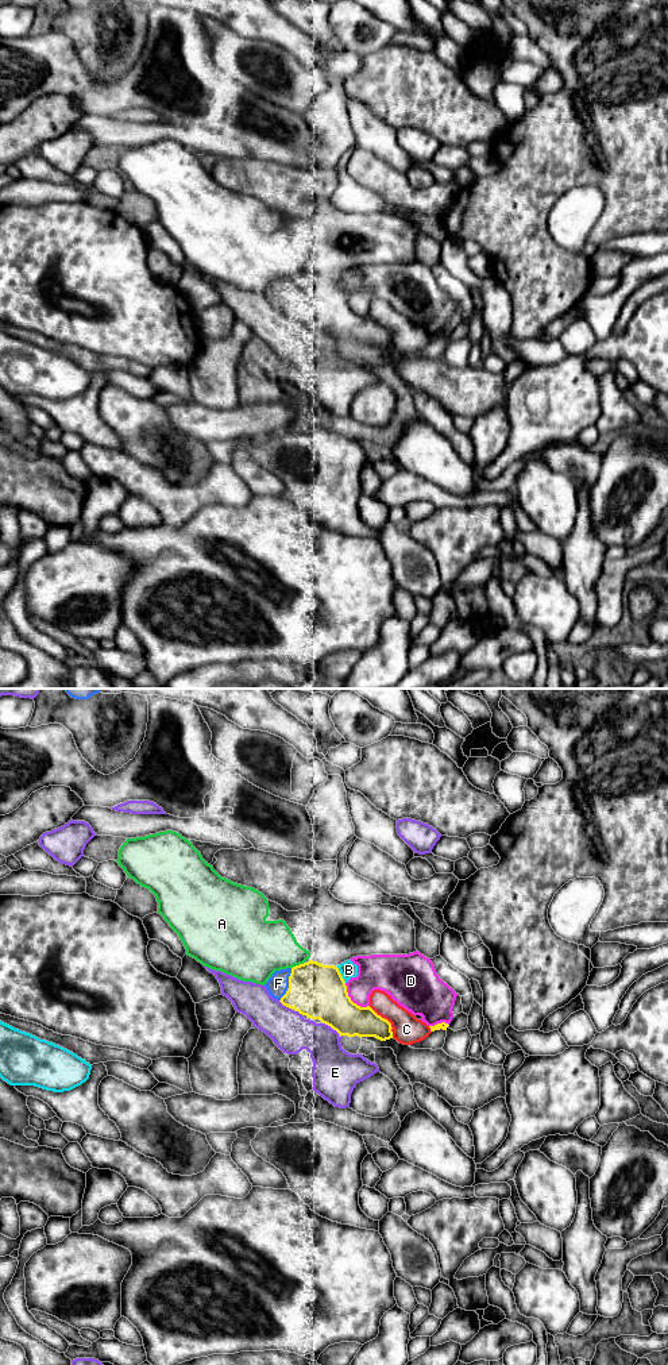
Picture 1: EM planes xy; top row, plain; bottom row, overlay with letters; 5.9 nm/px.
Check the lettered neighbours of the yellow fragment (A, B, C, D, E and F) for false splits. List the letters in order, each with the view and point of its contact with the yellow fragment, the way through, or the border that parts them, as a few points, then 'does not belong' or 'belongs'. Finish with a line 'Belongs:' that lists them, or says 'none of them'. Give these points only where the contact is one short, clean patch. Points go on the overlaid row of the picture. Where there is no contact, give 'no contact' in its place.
A: contact xy (297, 966); does not belong
B: contact xy (340, 975); does not belong
C: contact xy (386, 1020); does not belong
D: contact xy (351, 1001); does not belong
E: contact xy (285, 1005); does not belong
F: contact xy (289, 984); way xy (319, 991), (289, 984), (278, 983); belongs
Belongs: F

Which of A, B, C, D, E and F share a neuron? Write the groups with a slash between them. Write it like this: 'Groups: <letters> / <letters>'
Groups: A / B / C / D / E / F

